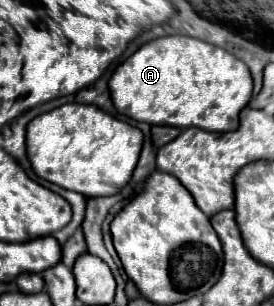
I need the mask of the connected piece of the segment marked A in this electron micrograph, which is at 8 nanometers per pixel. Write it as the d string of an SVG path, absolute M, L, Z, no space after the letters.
M163 36L119 64L109 90L117 112L137 122L231 132L239 128L239 112L253 98L253 78L245 62L219 46L191 36Z

